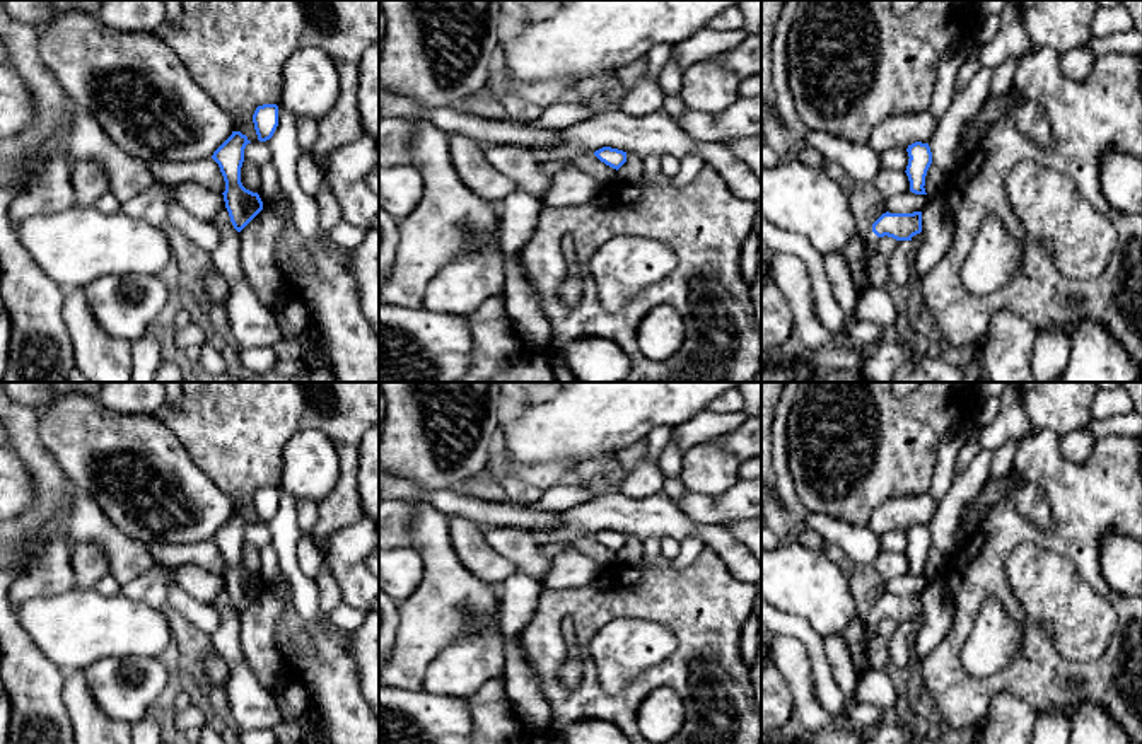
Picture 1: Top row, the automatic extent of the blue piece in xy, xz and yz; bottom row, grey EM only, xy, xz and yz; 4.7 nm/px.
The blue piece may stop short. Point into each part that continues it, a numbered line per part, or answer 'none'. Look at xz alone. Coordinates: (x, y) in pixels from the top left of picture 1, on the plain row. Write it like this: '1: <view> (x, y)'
none

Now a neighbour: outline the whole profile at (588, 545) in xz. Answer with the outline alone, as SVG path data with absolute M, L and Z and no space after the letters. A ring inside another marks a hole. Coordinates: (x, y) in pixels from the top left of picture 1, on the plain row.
M594 534L579 536L570 541L550 543L539 546L541 553L553 561L553 558L565 549L577 549L594 561L597 561L603 568L608 565L618 563L618 553L601 544Z

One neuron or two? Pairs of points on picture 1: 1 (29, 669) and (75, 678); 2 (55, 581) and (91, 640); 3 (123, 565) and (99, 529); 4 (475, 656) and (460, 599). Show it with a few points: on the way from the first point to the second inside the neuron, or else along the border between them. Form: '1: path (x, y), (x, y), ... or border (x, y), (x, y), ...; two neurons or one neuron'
1: border (64, 673), (62, 702), (69, 715); two neurons
2: border (72, 587), (23, 603); two neurons
3: path (123, 557), (108, 538); one neuron
4: border (495, 604), (477, 630), (454, 639), (434, 656); two neurons

